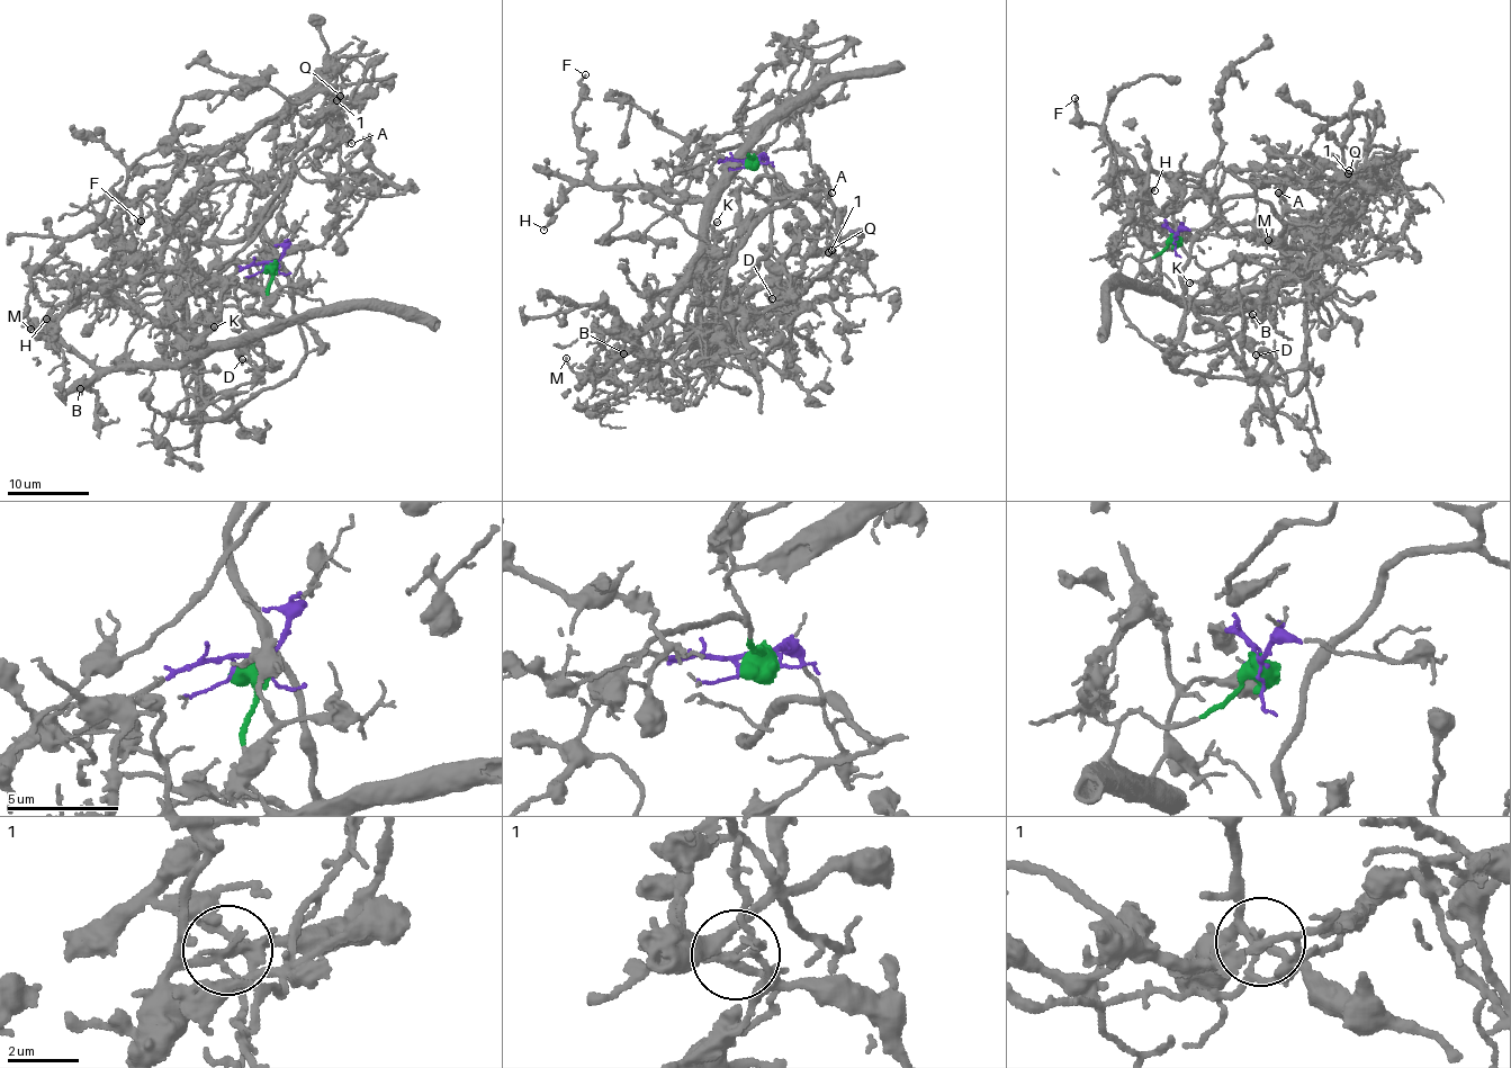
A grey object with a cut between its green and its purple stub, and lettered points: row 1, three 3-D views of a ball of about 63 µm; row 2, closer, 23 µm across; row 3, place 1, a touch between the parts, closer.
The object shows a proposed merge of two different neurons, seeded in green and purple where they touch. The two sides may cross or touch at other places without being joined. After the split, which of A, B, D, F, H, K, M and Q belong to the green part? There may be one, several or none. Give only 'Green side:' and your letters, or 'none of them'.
Green side: B, D, F, H, M

